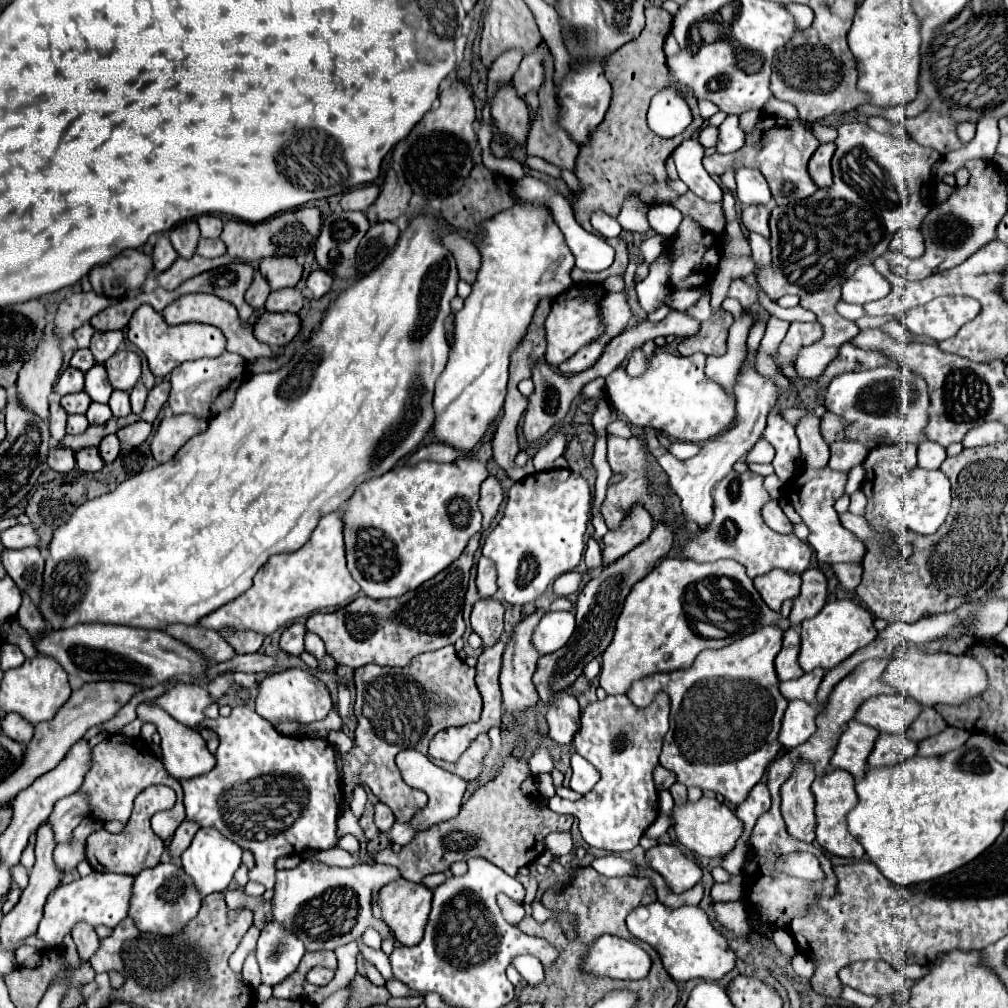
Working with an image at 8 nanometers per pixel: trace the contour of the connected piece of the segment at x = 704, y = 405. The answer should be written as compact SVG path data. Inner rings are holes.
M656 352L640 376L630 376L624 366L618 366L610 376L606 376L606 392L612 408L632 426L652 426L682 442L706 442L734 424L736 398L710 380L704 374L704 366L706 354L700 352L688 358L670 352Z

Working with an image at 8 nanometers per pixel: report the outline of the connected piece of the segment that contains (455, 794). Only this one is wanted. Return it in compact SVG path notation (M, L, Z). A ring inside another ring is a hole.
M402 750L402 752L396 756L396 760L398 760L398 768L400 768L400 772L402 772L404 782L406 782L408 786L412 786L412 788L420 788L420 790L426 792L426 796L428 796L426 808L422 808L422 812L418 812L418 816L414 816L414 818L410 820L410 824L422 824L422 828L426 830L426 828L432 828L434 824L440 824L440 822L444 822L444 820L450 820L450 818L454 818L454 816L458 814L460 804L462 804L462 796L464 796L464 792L466 792L464 780L462 780L460 776L450 774L450 772L446 772L446 770L434 766L434 764L430 762L430 758L424 756L422 752L418 752L418 750Z

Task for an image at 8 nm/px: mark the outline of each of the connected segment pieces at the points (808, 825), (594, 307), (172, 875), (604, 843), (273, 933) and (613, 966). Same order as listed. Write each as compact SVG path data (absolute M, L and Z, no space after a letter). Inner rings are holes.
M798 764L798 770L782 784L782 816L786 820L788 832L802 840L814 842L816 816L814 816L814 796L810 784L814 782L814 770L810 764Z
M574 284L570 290L560 294L550 310L550 316L546 320L546 338L548 338L548 348L544 354L544 360L550 366L558 366L570 356L574 356L582 346L588 342L596 340L604 332L604 324L598 314L598 300L602 298L602 292L596 288L588 288L584 284Z
M166 862L134 876L134 890L130 896L128 916L134 920L140 932L174 936L182 932L182 928L198 914L200 906L202 906L202 896L194 890L194 882L190 880L190 876L180 866Z
M664 692L656 694L654 702L648 708L636 708L628 700L628 696L608 696L602 702L596 700L588 704L588 708L582 712L582 724L574 736L574 746L576 752L584 756L600 772L600 780L580 800L570 802L562 800L560 796L552 796L548 798L548 806L558 814L570 814L578 818L582 838L586 840L588 846L602 848L608 852L628 852L634 846L638 846L640 836L658 818L658 790L654 786L652 772L658 766L662 740L668 732L668 714L670 714L670 698Z
M268 922L258 938L256 948L262 982L270 986L282 982L298 968L304 952L304 944L292 932L288 932L282 924Z
M604 934L590 944L582 963L588 974L620 980L642 980L650 972L650 956L634 942Z

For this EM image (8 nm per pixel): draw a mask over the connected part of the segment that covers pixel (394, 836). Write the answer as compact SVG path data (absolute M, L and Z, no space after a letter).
M406 822L406 824L394 824L392 826L392 830L390 832L386 832L388 834L388 838L390 838L390 842L400 842L400 846L404 846L404 844L408 844L412 838L414 838L414 834L416 834L416 830Z

